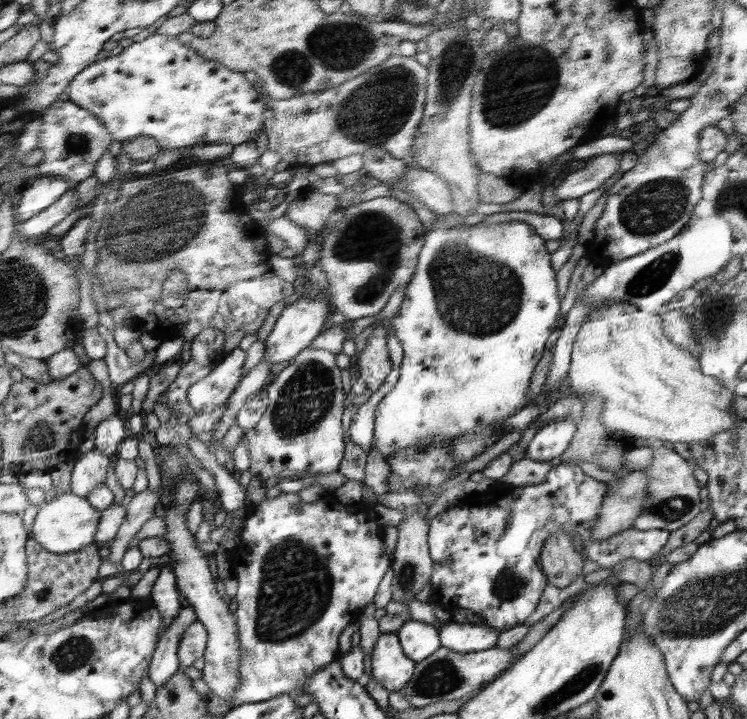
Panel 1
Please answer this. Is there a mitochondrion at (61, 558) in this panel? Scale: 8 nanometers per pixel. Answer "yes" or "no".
no

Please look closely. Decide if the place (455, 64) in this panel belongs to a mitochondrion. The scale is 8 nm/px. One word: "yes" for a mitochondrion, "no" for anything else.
yes

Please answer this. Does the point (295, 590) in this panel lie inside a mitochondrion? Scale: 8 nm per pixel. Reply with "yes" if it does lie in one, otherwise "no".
yes

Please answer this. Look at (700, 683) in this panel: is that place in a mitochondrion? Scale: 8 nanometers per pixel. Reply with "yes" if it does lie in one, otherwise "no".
no

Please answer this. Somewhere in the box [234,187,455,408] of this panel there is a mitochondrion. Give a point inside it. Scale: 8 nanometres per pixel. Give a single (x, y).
(368, 232)

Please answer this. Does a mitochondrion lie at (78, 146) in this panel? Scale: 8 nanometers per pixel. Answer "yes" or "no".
no

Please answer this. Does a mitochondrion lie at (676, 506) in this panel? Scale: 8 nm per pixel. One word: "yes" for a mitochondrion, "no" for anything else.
yes

